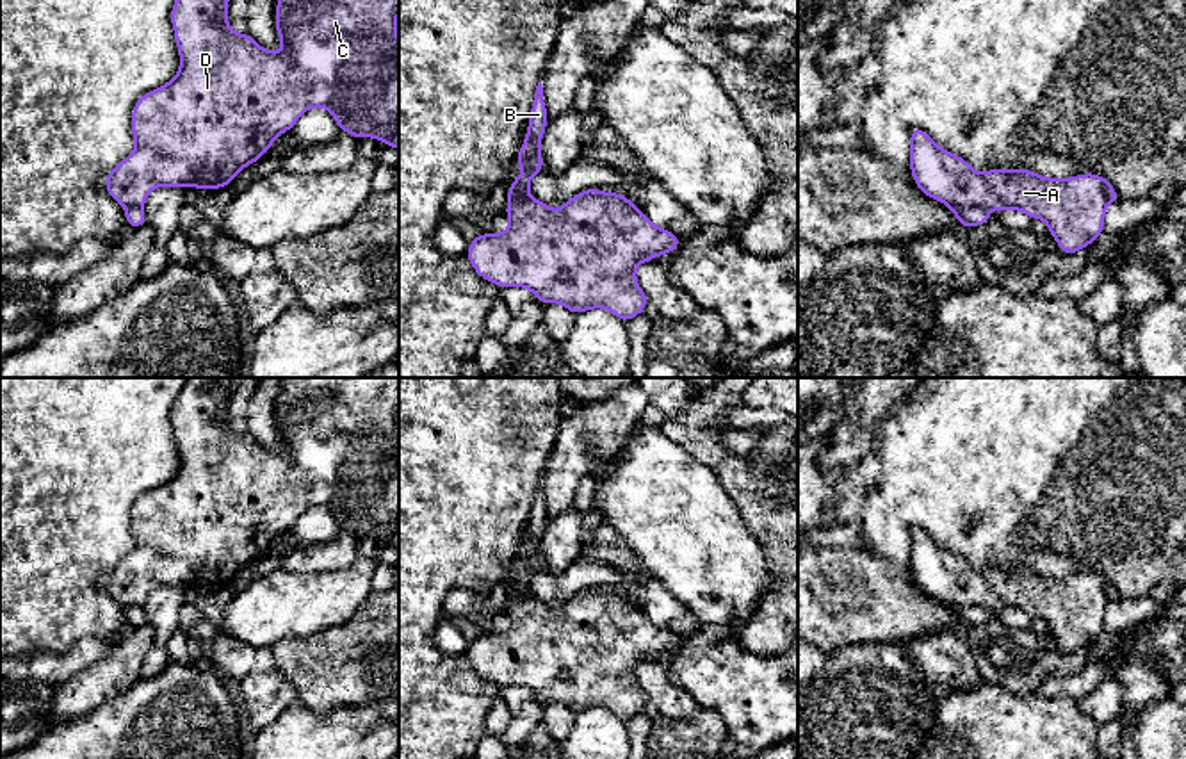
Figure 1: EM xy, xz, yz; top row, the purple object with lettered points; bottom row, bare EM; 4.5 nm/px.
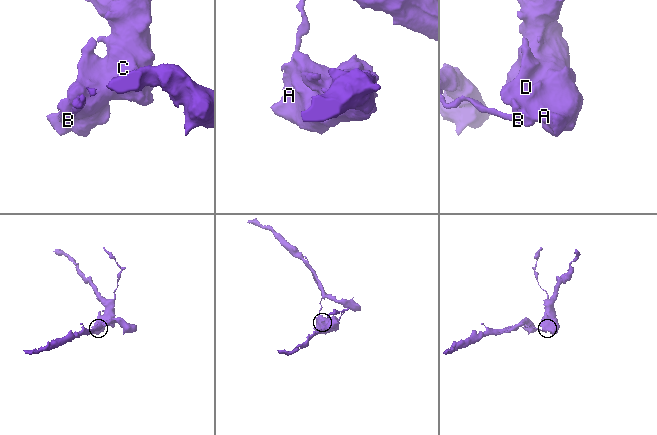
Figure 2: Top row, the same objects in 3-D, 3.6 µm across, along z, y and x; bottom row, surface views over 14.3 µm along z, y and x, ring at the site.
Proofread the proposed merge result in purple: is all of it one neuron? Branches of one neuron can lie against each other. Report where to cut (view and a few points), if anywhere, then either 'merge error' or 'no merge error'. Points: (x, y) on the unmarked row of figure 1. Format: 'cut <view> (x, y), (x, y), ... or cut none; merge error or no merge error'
cut yz (951, 604), (982, 604), (987, 610); merge error

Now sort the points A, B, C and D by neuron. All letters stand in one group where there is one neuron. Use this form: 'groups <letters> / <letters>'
groups A C D / B

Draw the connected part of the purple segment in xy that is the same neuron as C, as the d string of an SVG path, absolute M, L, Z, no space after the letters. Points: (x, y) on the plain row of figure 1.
M185 378L185 383L171 406L171 426L175 429L176 447L180 453L178 472L173 479L137 497L132 508L132 536L135 540L135 549L105 574L105 592L125 608L142 606L148 593L160 584L182 588L198 586L203 590L228 586L242 567L253 565L264 552L271 549L276 536L290 531L296 520L312 506L328 508L340 531L347 531L356 538L374 536L385 545L399 549L399 378L281 378L274 415L274 426L283 444L278 453L260 445L248 431L237 433L230 428L230 397L232 390L223 388L217 378Z

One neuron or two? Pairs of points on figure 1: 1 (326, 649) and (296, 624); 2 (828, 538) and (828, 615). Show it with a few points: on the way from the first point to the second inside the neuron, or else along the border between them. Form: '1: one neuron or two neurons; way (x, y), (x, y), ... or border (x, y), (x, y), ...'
1: two neurons; border (348, 619), (307, 636), (284, 636), (269, 647)
2: two neurons; border (869, 546), (864, 549), (816, 547)

